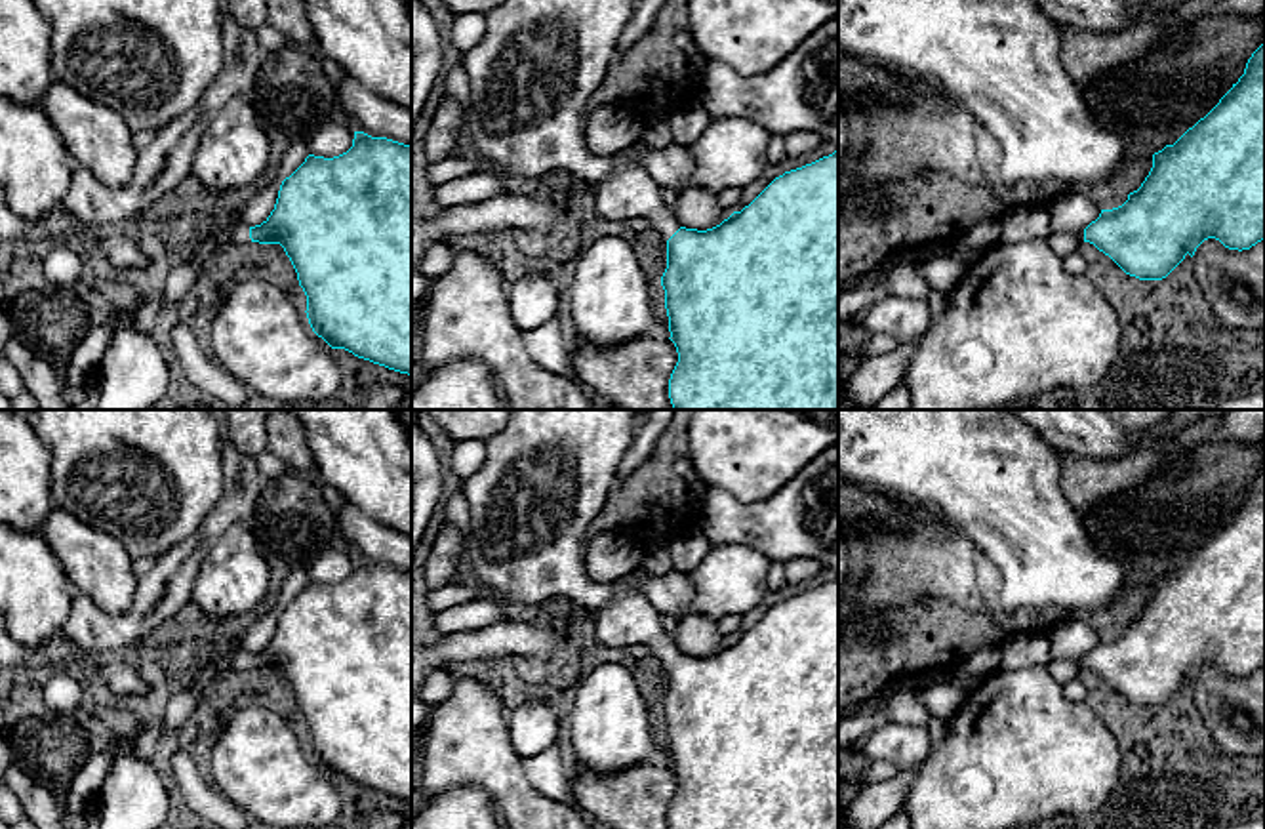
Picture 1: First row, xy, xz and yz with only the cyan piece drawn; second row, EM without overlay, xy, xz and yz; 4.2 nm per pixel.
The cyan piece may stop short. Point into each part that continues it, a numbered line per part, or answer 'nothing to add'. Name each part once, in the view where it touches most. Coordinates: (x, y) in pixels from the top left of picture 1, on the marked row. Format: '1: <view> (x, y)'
1: xz (627, 191)

